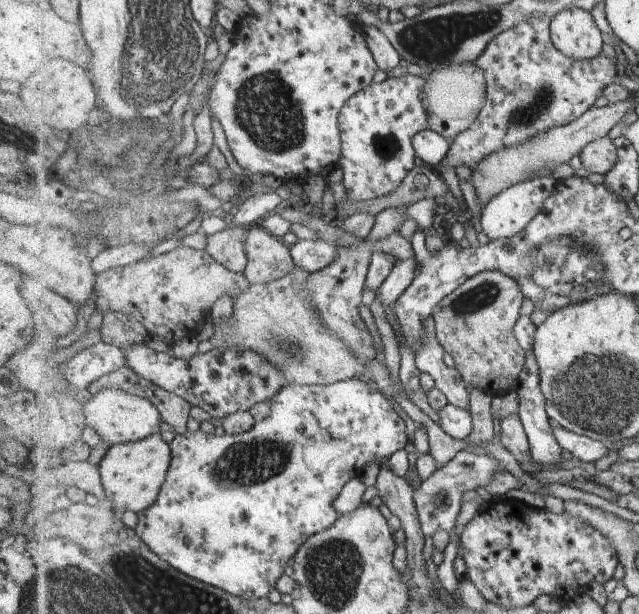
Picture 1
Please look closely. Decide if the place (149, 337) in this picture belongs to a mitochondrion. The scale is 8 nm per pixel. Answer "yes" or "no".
no

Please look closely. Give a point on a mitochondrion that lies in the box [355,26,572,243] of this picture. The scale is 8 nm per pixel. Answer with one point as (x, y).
(523, 117)

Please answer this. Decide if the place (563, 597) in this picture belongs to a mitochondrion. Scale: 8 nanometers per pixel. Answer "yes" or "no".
no

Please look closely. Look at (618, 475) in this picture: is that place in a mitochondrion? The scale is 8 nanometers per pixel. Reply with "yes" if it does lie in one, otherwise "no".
no

